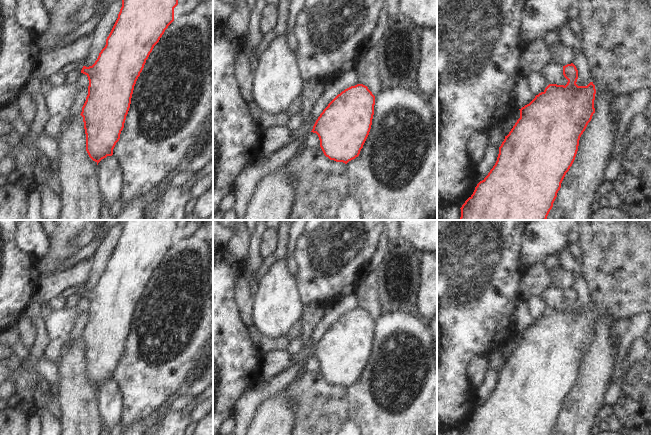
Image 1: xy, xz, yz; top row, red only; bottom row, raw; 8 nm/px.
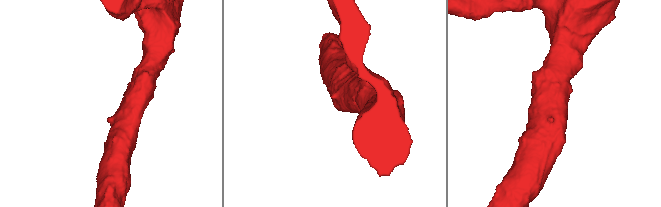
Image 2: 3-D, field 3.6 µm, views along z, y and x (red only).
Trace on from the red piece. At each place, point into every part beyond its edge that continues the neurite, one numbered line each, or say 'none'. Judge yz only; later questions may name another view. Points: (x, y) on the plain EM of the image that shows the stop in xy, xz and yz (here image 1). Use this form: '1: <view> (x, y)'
none

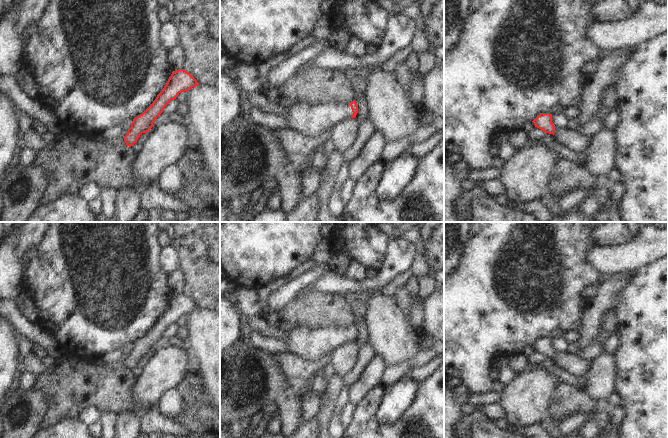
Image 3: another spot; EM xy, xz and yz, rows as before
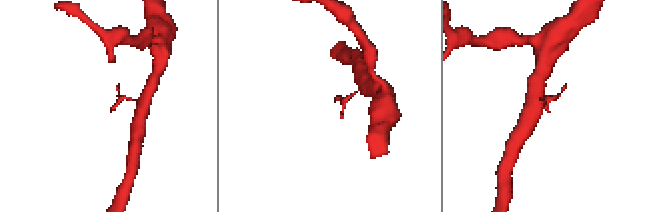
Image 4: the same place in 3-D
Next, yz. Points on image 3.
none

